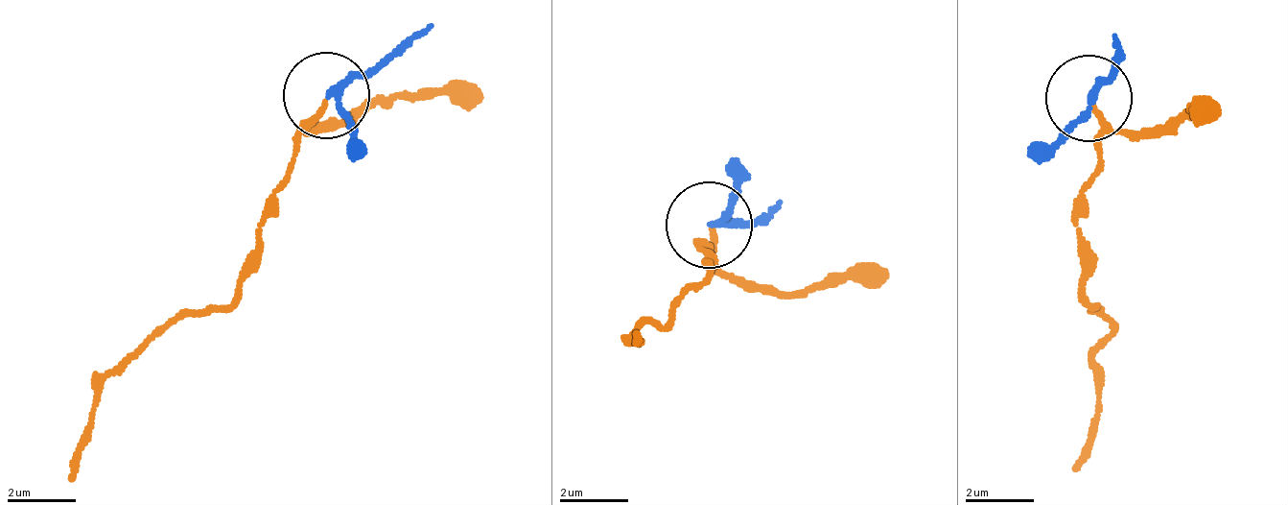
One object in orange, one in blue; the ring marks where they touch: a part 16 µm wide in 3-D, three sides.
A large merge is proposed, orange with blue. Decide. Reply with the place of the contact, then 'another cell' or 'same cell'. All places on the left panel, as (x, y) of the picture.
(326, 95) | same cell

